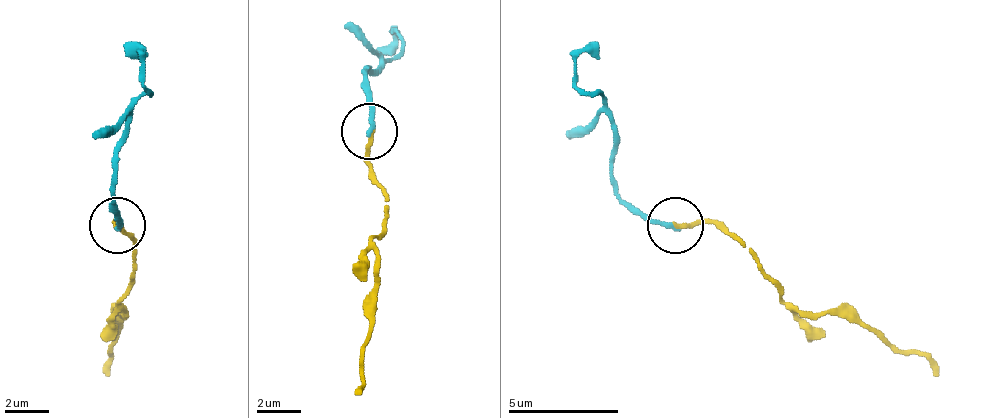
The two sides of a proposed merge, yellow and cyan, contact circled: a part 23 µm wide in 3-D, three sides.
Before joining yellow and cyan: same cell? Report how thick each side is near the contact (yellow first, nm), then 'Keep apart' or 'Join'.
Thickness 200 nm (yellow) against 200 nm. Join

